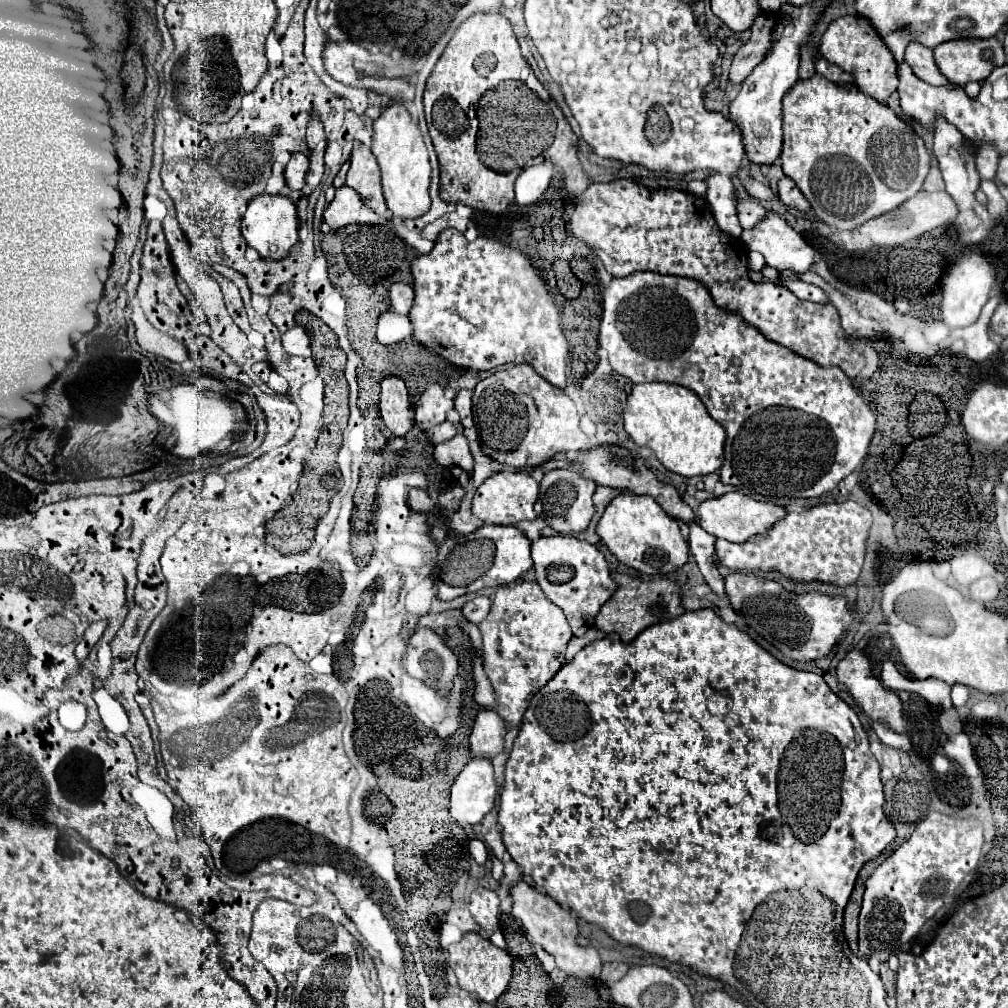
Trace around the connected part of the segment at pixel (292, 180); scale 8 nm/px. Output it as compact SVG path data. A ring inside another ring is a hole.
M294 153L294 155L290 157L290 161L288 161L288 165L286 165L286 171L284 171L286 185L288 185L290 189L302 189L308 167L310 167L308 155L304 155L304 153Z

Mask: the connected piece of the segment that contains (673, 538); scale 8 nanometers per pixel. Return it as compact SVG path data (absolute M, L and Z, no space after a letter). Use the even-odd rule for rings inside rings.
M620 493L614 497L598 521L596 533L620 563L646 575L668 575L688 559L688 543L682 539L678 523L648 495Z

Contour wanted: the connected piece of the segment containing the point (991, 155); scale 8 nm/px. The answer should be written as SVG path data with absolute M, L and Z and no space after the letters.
M982 147L976 151L976 171L980 179L994 179L998 167L998 153L994 147Z

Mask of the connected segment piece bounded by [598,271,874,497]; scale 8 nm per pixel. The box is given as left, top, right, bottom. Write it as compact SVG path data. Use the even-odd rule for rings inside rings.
M648 271L612 279L602 295L598 343L608 351L610 365L618 375L634 383L666 381L684 385L702 399L710 417L728 433L726 461L720 469L724 483L768 497L818 497L832 491L868 453L874 435L874 413L854 383L838 367L820 367L766 339L738 315L716 307L708 289L698 281ZM636 347L682 347L682 351L674 357L648 357Z

